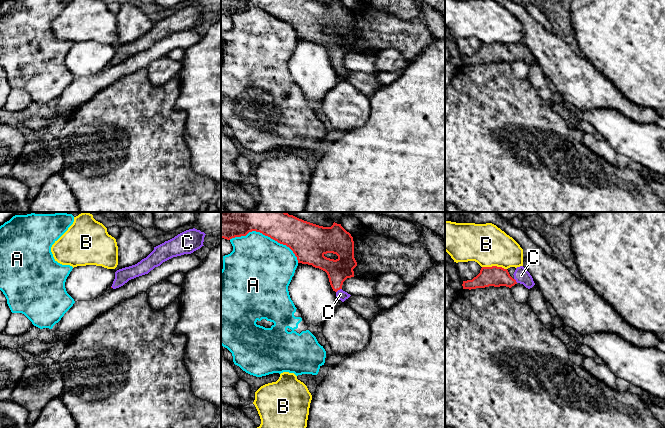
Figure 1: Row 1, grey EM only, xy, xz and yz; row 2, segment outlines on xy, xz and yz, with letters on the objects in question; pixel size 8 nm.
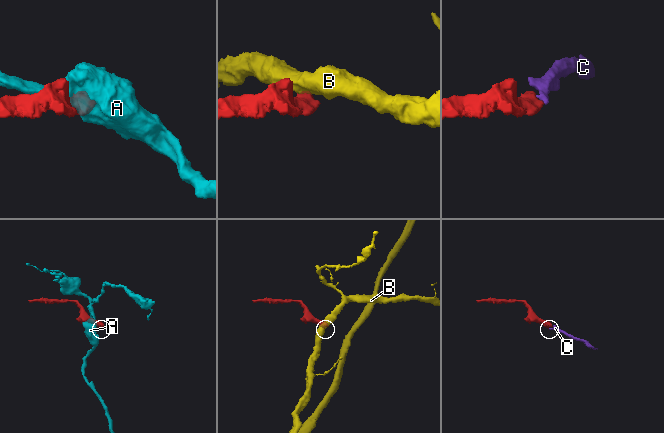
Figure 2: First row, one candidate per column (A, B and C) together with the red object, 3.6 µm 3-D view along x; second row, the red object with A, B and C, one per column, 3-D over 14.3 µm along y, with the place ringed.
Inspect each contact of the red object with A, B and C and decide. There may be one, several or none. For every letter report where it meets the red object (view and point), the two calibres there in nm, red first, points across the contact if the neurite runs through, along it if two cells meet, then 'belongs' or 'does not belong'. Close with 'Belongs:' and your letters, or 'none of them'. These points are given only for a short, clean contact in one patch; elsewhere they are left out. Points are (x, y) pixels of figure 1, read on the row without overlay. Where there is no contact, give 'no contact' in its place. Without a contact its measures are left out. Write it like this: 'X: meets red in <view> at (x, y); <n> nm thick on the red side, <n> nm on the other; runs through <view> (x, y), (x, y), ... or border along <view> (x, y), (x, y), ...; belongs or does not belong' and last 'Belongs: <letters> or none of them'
A: meets red in xz at (266, 11); 220 nm thick on the red side, 480 nm on the other; does not belong
B: meets red in yz at (494, 42); 160 nm thick on the red side, 320 nm on the other; border along yz (482, 42), (501, 42), (506, 45); does not belong
C: meets red in xz at (338, 65); 180 nm thick on the red side, 80 nm on the other; runs through xz (338, 46), (338, 65), (340, 70); belongs
Belongs: C

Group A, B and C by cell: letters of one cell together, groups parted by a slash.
A / B / C

